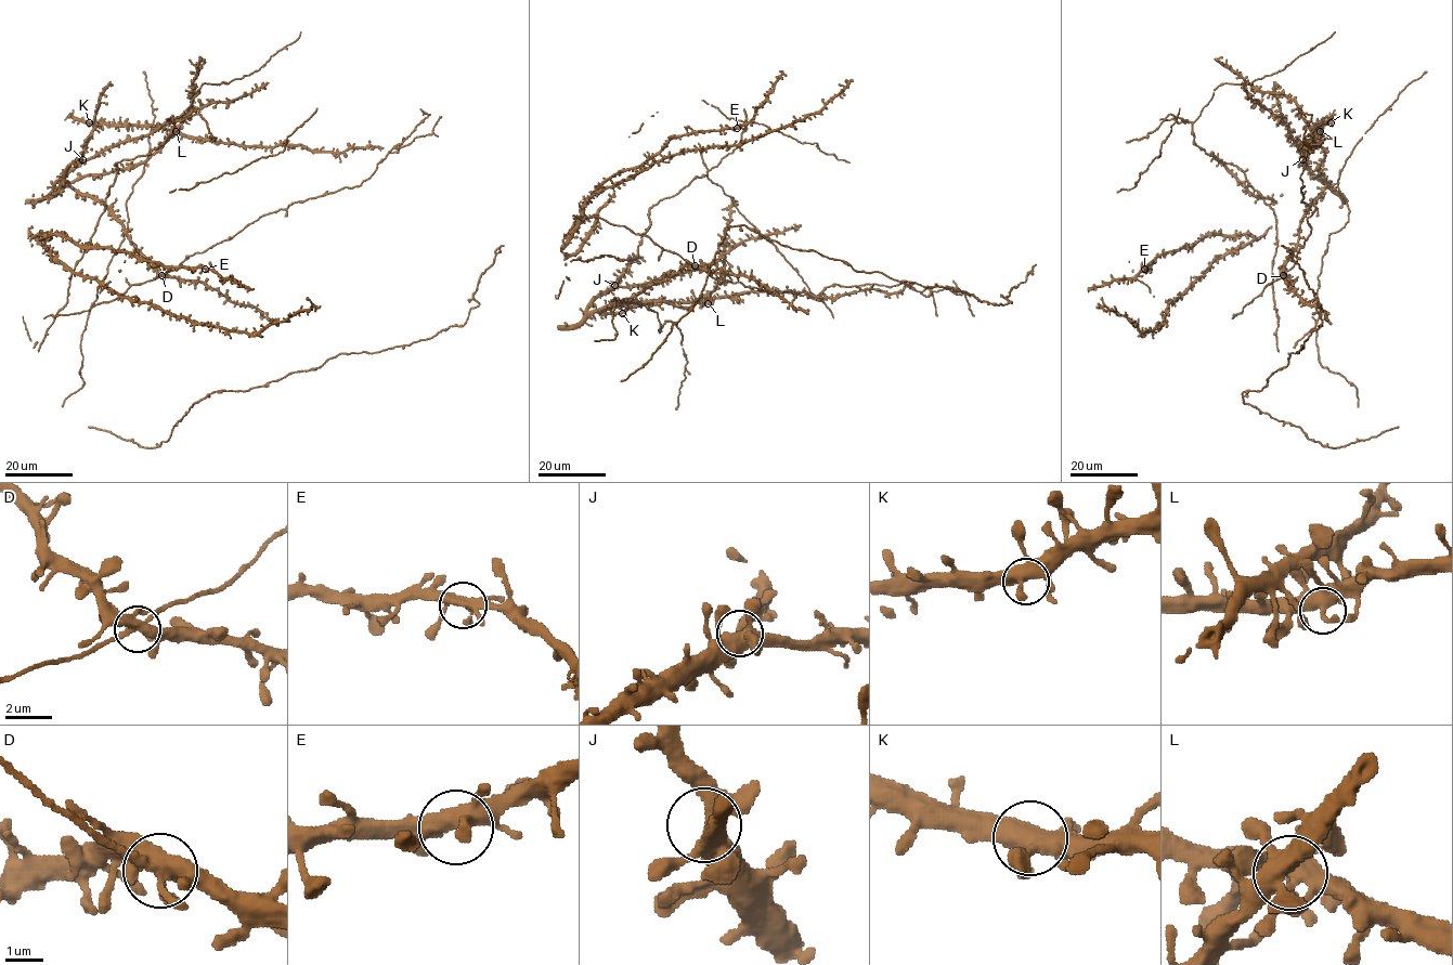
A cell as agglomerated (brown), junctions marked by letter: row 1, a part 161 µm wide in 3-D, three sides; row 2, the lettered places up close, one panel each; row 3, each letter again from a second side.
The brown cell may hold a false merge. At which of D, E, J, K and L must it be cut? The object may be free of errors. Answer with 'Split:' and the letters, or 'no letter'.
Split: D

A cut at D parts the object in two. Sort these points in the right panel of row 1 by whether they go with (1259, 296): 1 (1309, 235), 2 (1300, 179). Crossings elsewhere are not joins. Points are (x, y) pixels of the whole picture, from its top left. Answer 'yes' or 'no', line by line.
1: yes
2: yes

